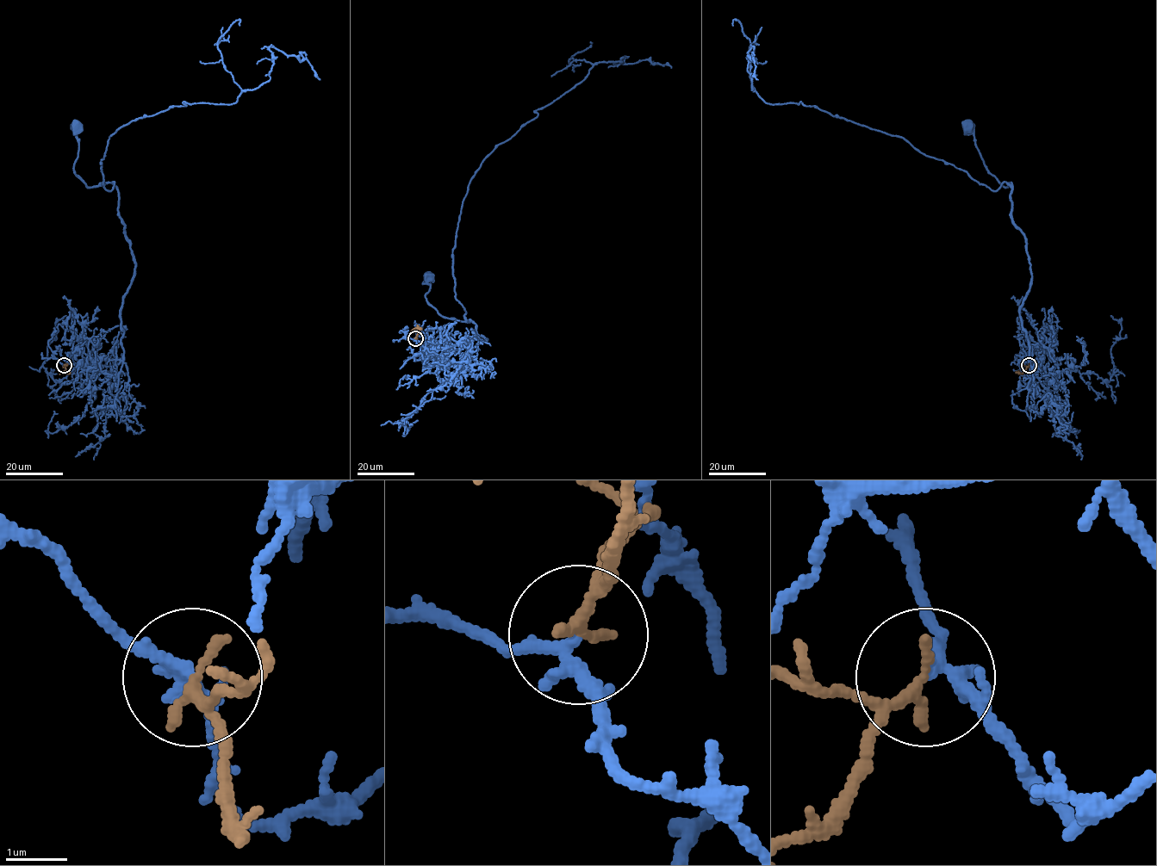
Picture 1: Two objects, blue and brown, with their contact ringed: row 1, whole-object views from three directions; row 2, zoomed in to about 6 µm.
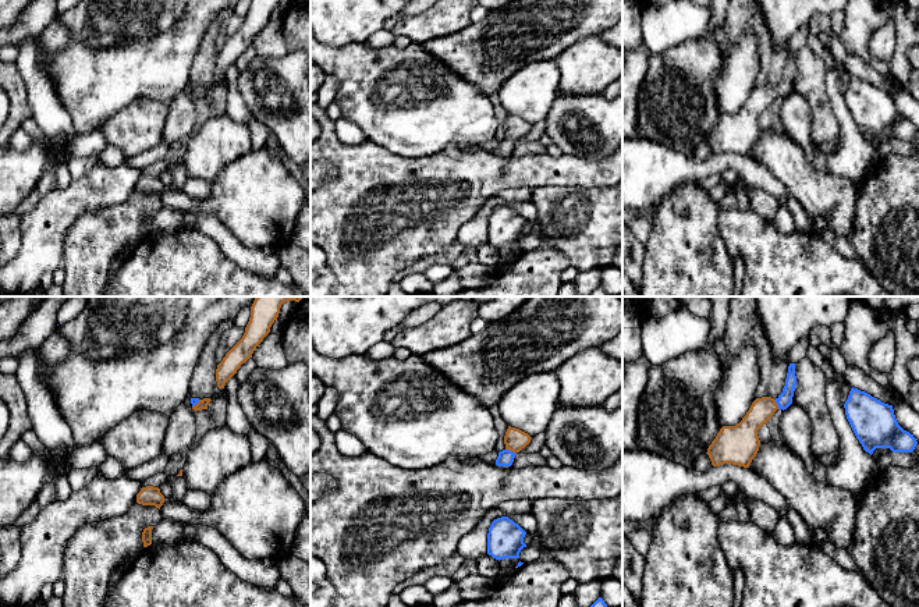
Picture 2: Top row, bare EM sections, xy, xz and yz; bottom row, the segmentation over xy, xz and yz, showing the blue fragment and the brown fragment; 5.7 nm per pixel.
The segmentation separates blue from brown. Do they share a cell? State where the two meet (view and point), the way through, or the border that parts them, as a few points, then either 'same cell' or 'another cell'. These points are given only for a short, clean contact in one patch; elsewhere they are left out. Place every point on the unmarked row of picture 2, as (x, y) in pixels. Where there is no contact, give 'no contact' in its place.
xz (511, 139) | across xz (506, 145), (511, 139), (515, 128) | same cell

